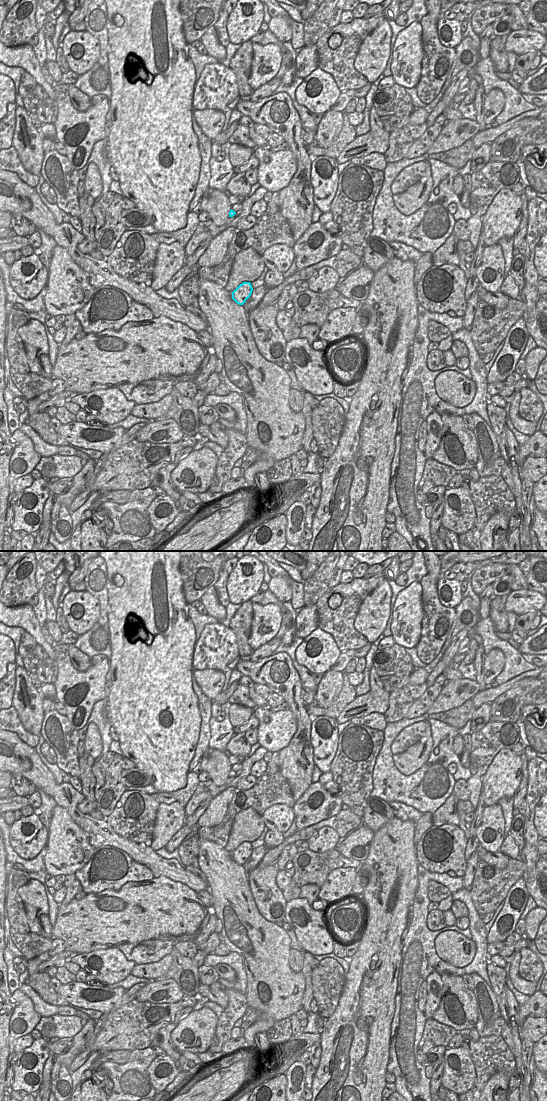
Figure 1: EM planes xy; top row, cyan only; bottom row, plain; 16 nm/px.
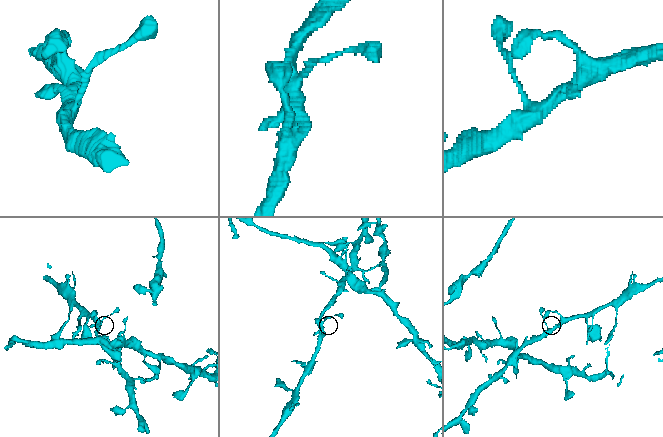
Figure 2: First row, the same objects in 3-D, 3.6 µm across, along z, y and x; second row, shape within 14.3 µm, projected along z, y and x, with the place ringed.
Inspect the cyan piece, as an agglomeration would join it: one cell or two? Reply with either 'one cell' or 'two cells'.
one cell

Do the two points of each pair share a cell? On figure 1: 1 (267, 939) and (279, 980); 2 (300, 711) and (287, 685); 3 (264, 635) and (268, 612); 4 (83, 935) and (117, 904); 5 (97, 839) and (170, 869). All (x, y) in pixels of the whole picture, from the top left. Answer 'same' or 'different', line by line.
1: same
2: same
3: same
4: same
5: same

